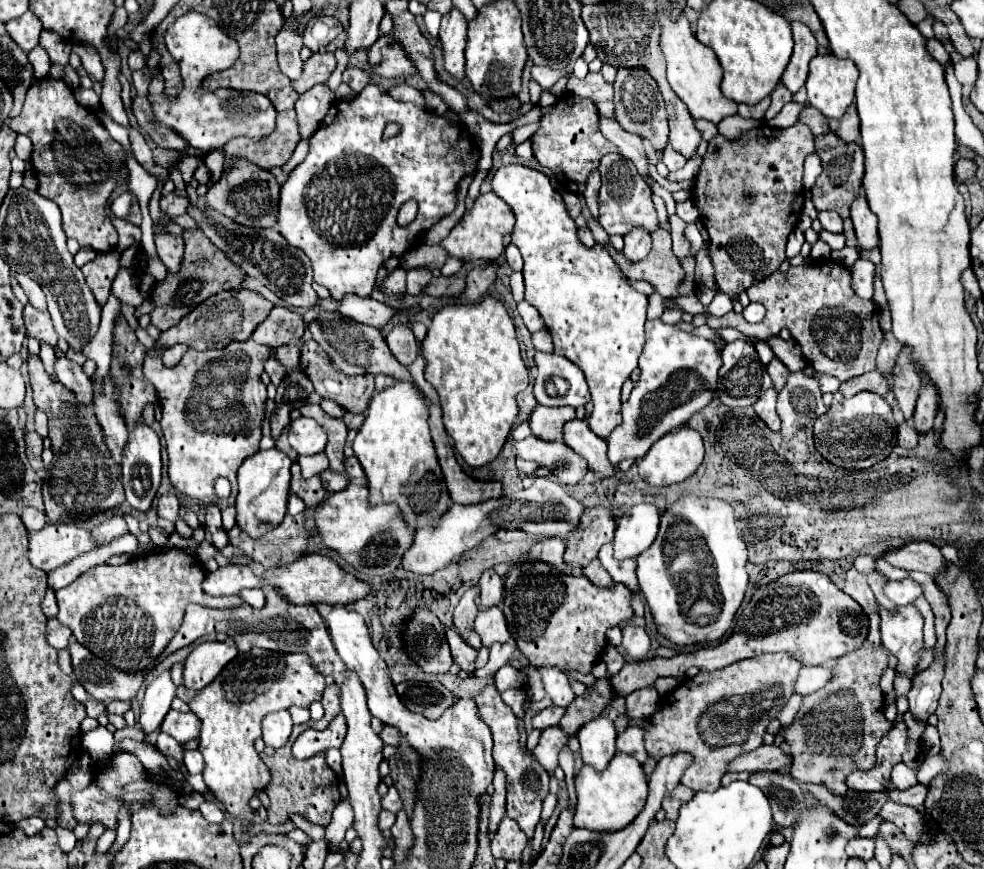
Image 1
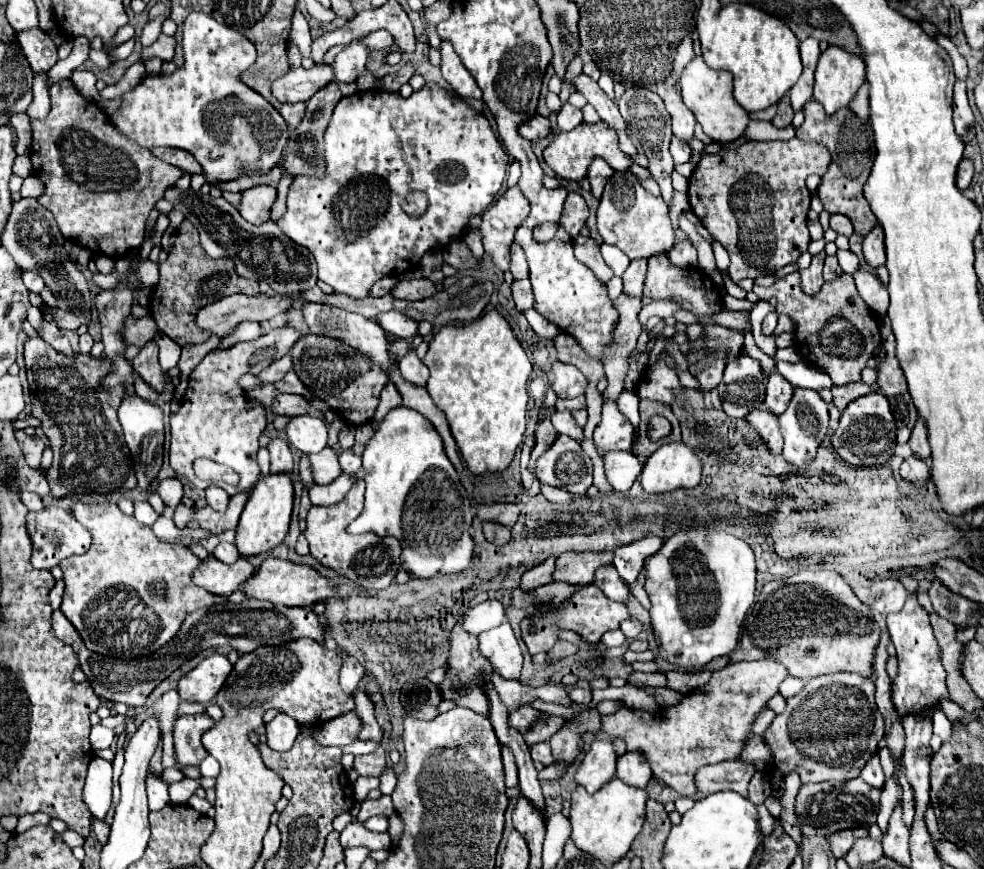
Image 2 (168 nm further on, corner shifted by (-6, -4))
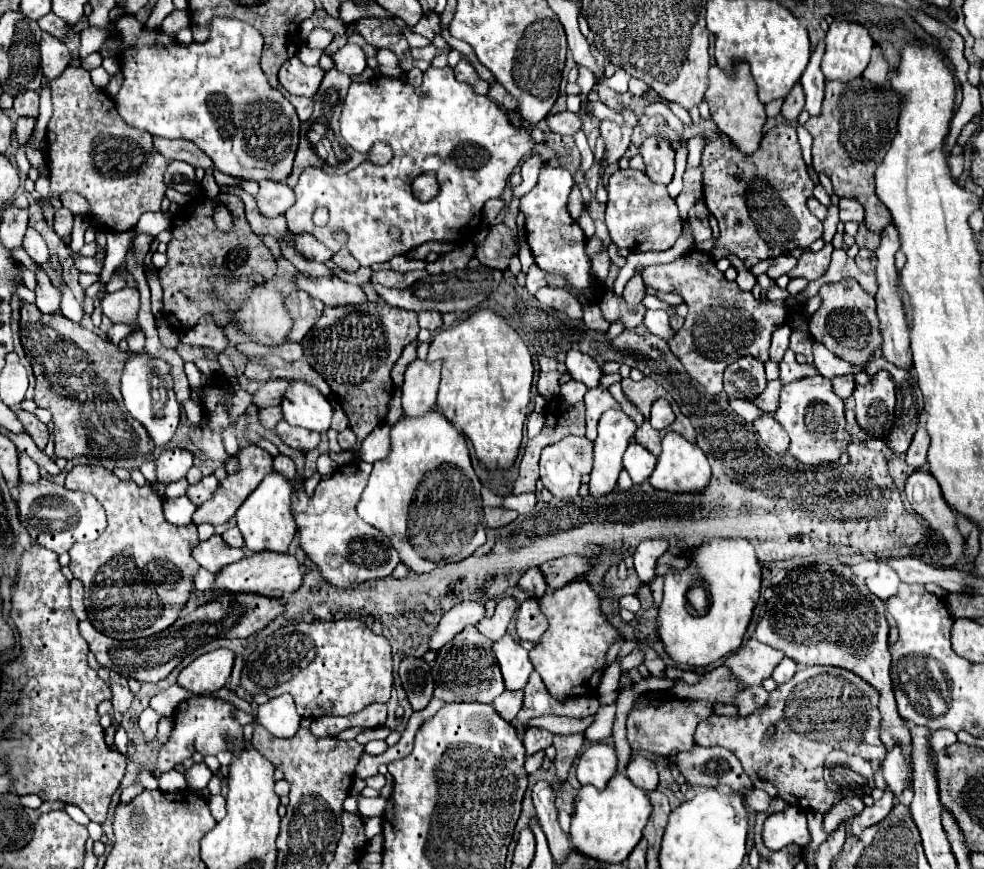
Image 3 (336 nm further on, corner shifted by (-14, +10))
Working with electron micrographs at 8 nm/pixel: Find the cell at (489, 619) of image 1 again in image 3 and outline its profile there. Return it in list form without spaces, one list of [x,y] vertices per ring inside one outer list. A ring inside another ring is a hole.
[[[506,634],[502,640],[494,642],[494,654],[498,658],[506,690],[522,690],[534,670],[528,660],[528,652],[510,634]]]

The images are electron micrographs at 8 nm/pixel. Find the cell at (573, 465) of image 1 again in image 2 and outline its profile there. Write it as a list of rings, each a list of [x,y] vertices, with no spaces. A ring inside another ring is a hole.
[[[558,436],[536,460],[536,476],[542,484],[584,496],[592,486],[592,462],[576,440],[570,440],[570,436]]]

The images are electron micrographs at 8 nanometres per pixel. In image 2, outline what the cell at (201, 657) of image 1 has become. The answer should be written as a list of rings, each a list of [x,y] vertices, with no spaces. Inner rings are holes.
[[[218,652],[210,654],[178,682],[180,698],[186,702],[200,702],[200,704],[210,702],[222,688],[230,670],[232,664],[224,654]]]

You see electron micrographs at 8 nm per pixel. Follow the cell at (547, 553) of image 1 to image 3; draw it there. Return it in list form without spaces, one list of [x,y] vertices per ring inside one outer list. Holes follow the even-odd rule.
[[[530,568],[526,570],[526,574],[518,580],[516,588],[520,588],[526,594],[534,594],[534,598],[542,598],[546,592],[546,582],[542,578],[542,574],[538,574],[538,568]]]

